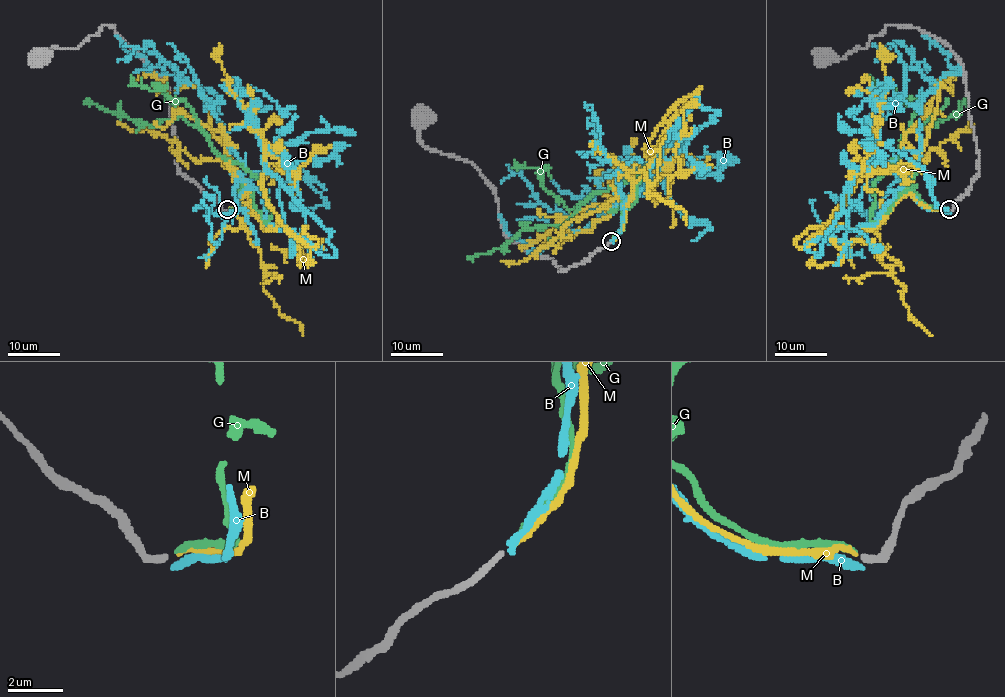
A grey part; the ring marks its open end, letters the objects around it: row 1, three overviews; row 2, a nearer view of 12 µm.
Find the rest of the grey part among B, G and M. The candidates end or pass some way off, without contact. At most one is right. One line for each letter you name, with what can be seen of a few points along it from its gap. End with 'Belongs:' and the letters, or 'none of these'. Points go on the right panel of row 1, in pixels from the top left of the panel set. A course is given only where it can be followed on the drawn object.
G: course (948, 208), (927, 207), (912, 186), (870, 217), (874, 181), (900, 139), (965, 101)
Belongs: G

